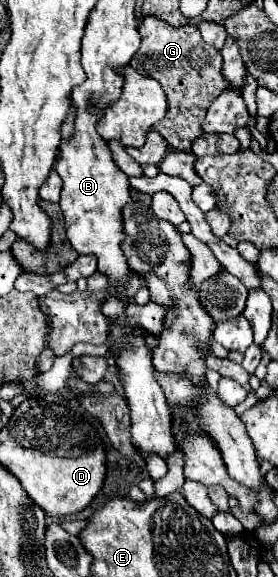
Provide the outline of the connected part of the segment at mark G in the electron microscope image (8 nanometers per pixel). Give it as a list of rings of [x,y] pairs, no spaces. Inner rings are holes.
[[[145,17],[139,27],[141,47],[131,59],[131,67],[141,75],[153,77],[159,81],[167,95],[167,115],[153,129],[173,147],[173,151],[191,151],[193,139],[203,135],[201,121],[209,105],[227,89],[227,81],[221,75],[223,57],[221,53],[203,41],[197,27],[173,27],[157,17]]]

